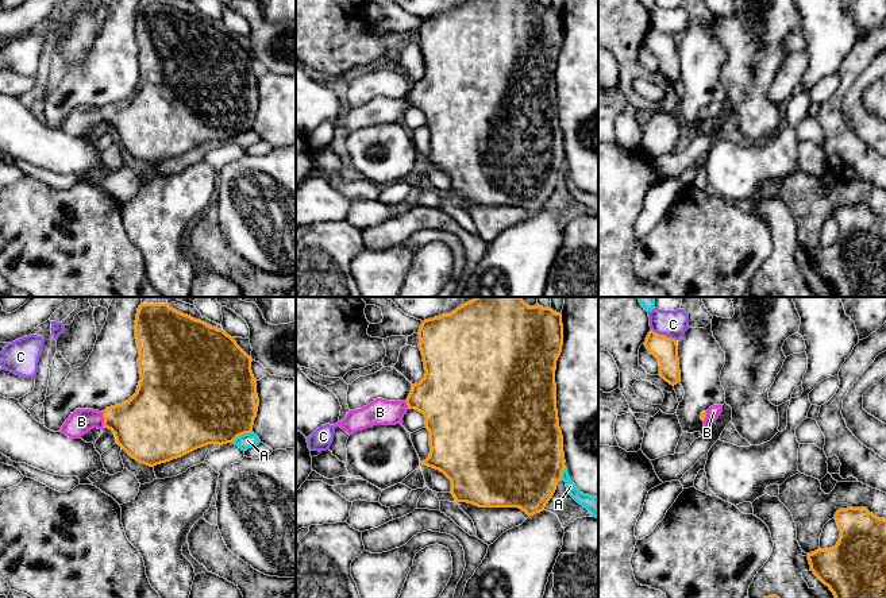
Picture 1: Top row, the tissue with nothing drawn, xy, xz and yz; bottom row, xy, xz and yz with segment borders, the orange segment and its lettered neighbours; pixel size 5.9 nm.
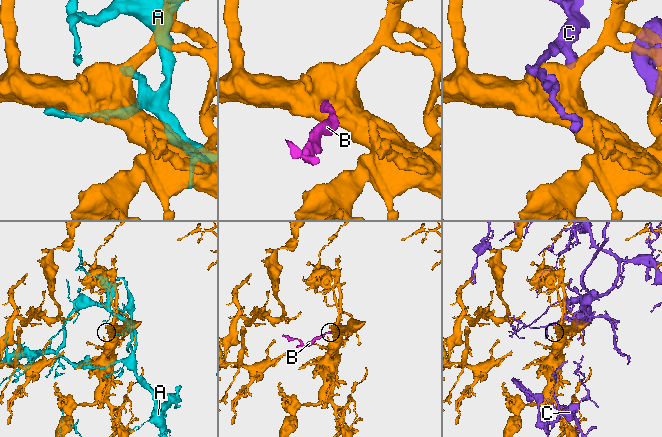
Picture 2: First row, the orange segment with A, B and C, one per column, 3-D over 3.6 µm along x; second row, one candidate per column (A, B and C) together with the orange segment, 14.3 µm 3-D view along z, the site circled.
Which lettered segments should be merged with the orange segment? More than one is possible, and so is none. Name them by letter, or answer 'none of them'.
B

